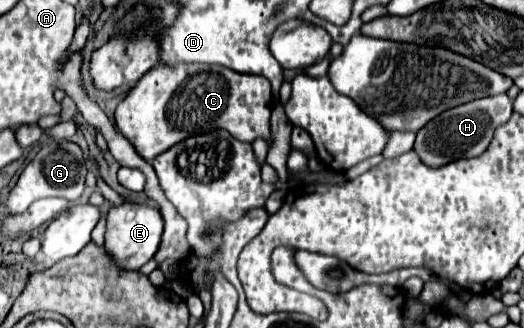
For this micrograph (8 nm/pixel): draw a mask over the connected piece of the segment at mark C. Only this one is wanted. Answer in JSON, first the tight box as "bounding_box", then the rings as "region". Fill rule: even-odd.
{"bounding_box":[116,63,272,163],"region":[[[158,63],[118,105],[116,129],[132,143],[144,161],[152,163],[156,155],[164,153],[178,141],[210,129],[226,129],[232,137],[248,143],[256,137],[266,137],[270,141],[268,121],[272,103],[270,83],[262,75],[236,73],[220,65],[180,63],[176,67],[168,67]]]}

